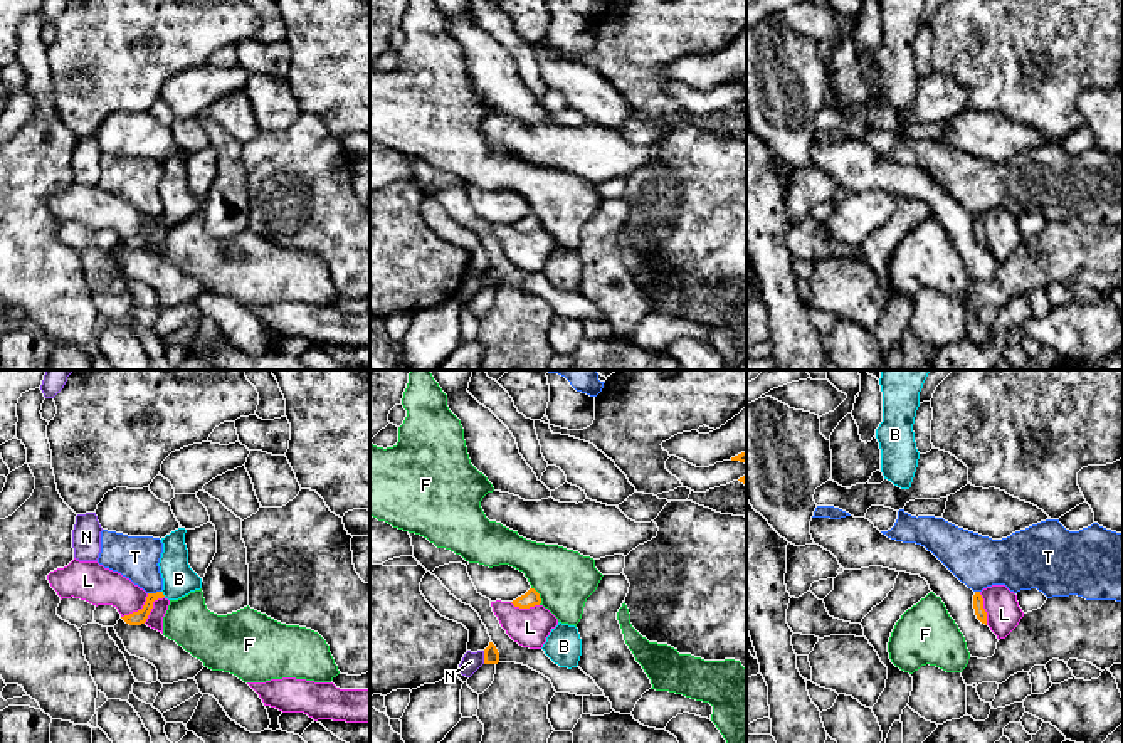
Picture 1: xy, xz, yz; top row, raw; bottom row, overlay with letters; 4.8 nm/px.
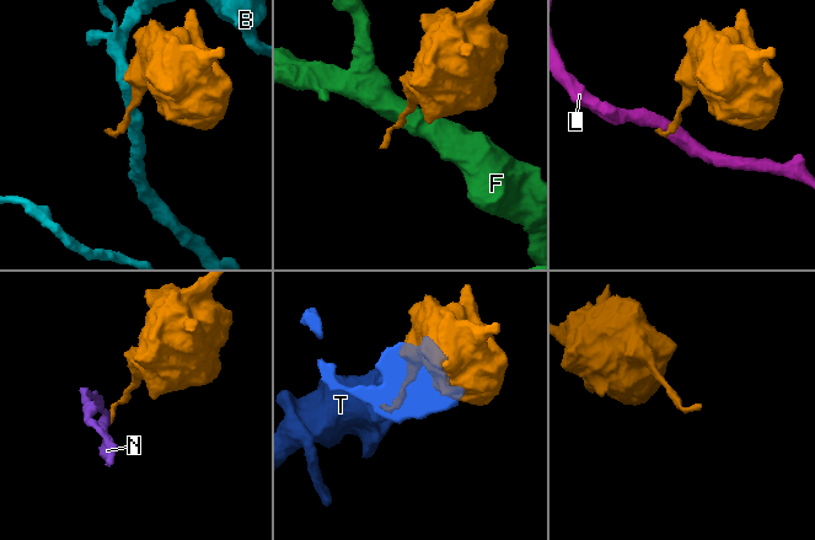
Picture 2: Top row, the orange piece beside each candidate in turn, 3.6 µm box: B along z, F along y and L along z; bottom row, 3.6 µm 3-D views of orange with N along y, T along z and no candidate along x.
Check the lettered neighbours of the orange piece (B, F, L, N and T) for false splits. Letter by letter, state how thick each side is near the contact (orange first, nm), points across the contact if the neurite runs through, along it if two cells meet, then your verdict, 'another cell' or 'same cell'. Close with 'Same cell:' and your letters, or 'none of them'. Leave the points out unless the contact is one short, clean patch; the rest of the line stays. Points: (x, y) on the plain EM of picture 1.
B: 70/160 nm | another cell
F: 80/280 nm | along xz (532, 210), (538, 217), (540, 227) | another cell
L: 70/190 nm | along xy (148, 217), (140, 232), (121, 241) | another cell
N: 80/90 nm | along xz (483, 274), (485, 286) | another cell
T: 70/200 nm | another cell
Same cell: none of them

